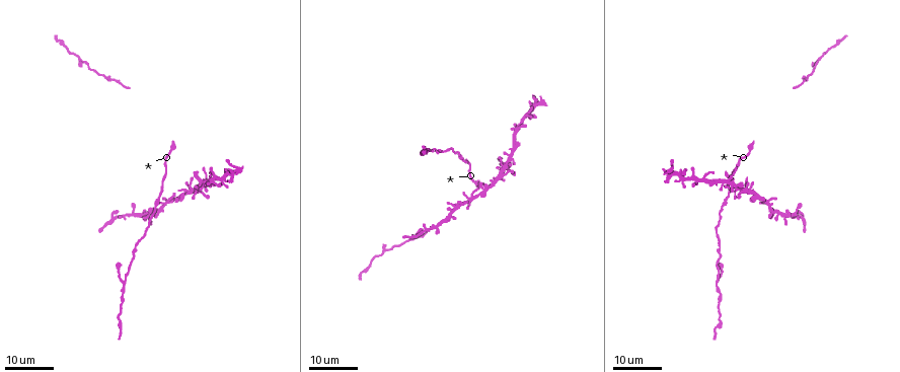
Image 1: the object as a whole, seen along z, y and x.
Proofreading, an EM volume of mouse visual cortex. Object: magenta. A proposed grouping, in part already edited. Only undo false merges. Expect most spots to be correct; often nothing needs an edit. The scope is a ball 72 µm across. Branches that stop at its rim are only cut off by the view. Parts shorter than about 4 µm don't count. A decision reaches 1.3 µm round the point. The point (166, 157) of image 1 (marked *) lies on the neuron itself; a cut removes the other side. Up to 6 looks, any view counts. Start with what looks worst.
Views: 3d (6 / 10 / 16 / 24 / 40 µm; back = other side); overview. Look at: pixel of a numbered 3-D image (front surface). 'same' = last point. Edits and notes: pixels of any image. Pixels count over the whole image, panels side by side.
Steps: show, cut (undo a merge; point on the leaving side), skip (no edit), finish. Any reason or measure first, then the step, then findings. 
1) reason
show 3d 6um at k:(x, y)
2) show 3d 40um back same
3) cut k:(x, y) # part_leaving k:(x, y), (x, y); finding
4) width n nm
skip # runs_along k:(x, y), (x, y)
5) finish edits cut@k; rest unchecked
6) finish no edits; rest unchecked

three-way junction
show 3d 16um at 1:(816, 61)

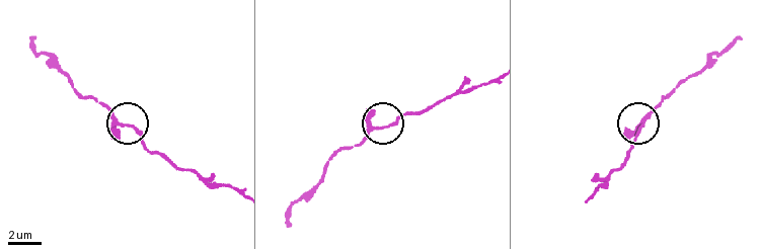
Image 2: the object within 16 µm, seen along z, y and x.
show 3d 10um at 2:(125, 123)

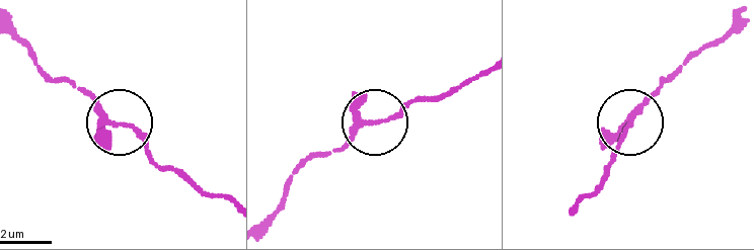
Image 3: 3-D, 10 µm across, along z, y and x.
zoom in
show 3d 6um at 3:(374, 121)

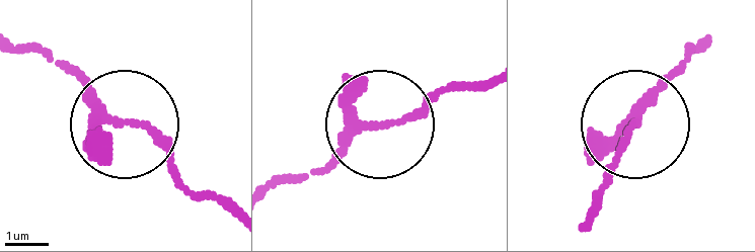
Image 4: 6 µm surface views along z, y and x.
skip # continuous, no second neuron

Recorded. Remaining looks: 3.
show 3d 16um at 1:(752, 144)

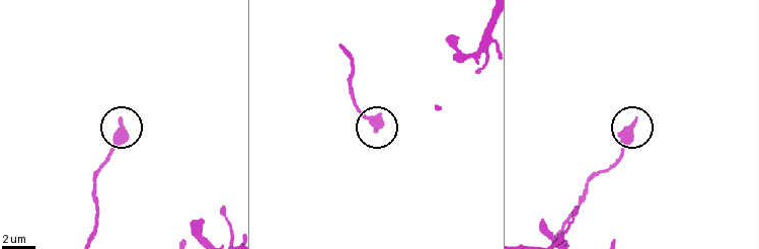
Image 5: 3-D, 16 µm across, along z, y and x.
show 3d 6um at 5:(634, 125)

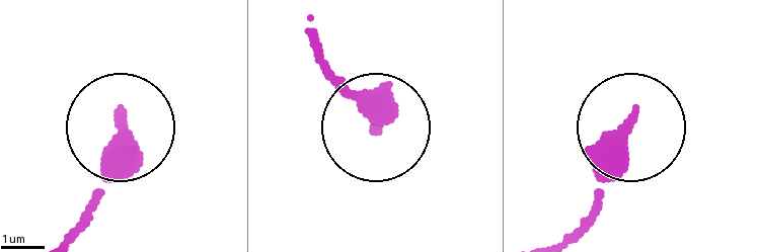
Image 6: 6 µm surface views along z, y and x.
skip # runs_along 6:(568, 238), (629, 133); all the same neuron

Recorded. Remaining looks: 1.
finish no edits; rest unchecked

